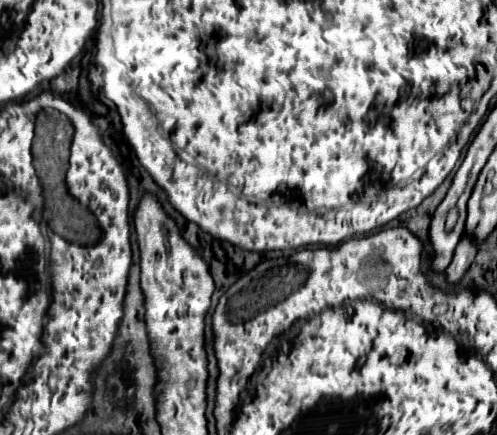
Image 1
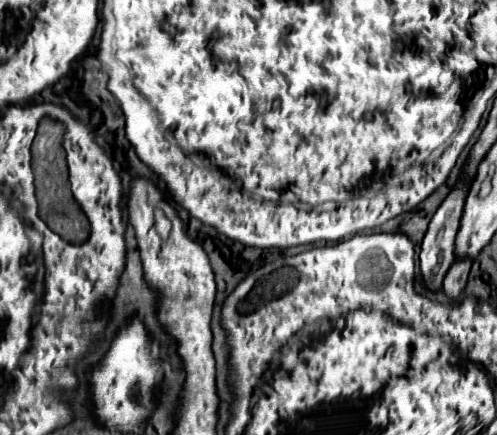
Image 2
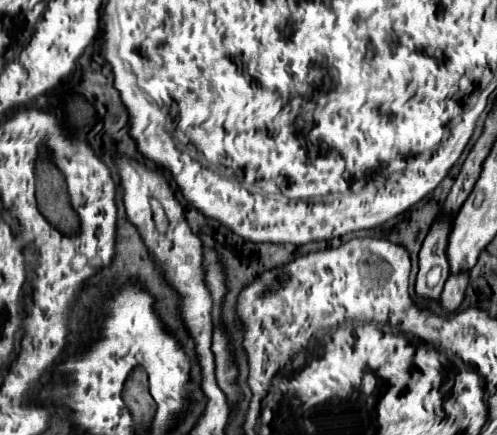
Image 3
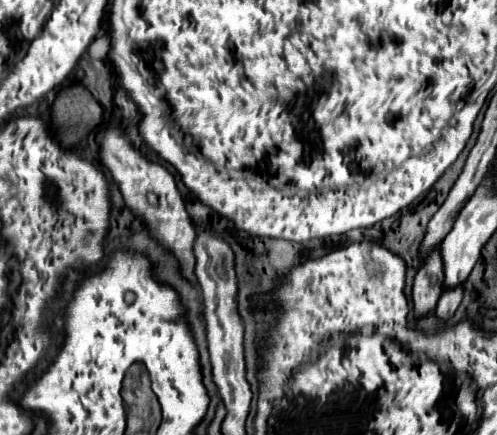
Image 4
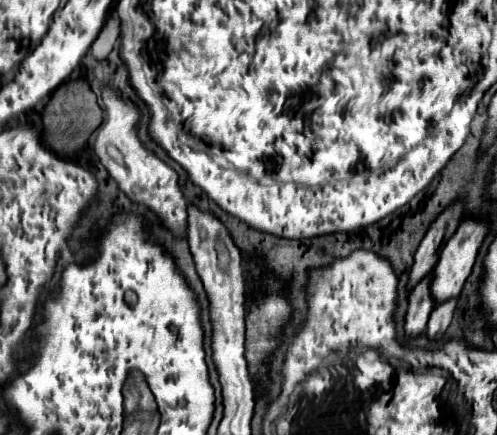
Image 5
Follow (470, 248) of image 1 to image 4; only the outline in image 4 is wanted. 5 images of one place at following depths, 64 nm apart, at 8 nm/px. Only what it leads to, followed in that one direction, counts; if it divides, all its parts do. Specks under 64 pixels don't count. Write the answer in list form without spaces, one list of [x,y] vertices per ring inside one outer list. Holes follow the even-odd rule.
[[[462,286],[454,288],[454,290],[448,290],[448,292],[442,292],[442,296],[438,300],[438,306],[434,310],[436,318],[440,322],[452,318],[454,312],[456,312],[456,308],[458,308],[458,304],[460,304],[460,300],[462,300]]]

